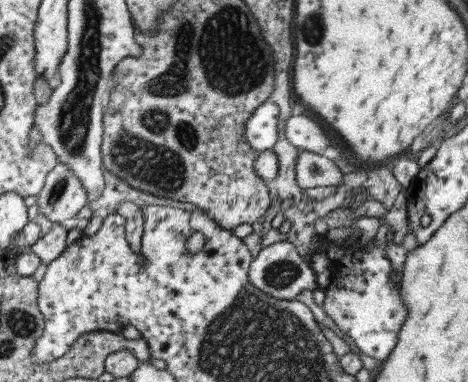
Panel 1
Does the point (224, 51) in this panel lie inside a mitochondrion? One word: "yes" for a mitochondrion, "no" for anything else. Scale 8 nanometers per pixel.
yes

